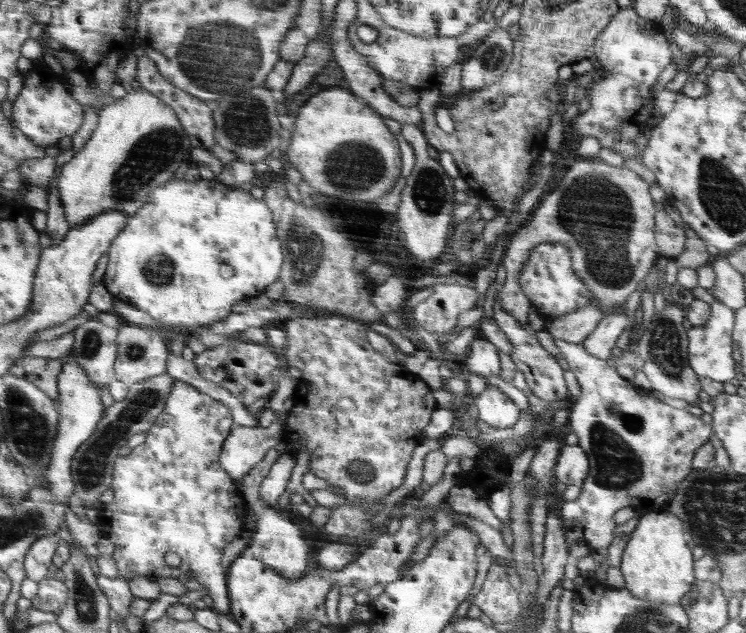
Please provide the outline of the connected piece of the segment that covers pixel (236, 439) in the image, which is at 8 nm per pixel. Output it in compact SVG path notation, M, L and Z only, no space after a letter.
M276 421L269 428L239 425L221 450L221 466L233 480L244 478L254 468L254 464L264 458L268 448L280 443L282 430L283 426Z

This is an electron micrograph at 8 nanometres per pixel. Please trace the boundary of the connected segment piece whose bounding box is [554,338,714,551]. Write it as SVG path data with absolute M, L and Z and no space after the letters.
M554 338L554 343L570 365L581 389L581 396L576 402L570 403L569 425L570 431L579 439L577 445L589 457L589 476L581 484L580 496L576 500L564 502L559 511L566 536L566 548L587 546L593 551L607 549L616 528L612 520L620 508L630 504L637 515L667 510L666 502L672 501L676 486L690 474L694 450L704 446L714 435L714 430L710 424L704 424L700 418L686 412L686 409L672 408L622 379L615 368L608 366L606 359L590 355L582 343L572 344L558 338Z

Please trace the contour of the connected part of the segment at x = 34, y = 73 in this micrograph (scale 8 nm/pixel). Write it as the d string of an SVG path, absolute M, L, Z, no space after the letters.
M35 63L34 68L28 72L26 85L20 93L18 100L13 103L13 120L18 128L29 135L38 146L45 148L56 144L64 136L72 136L84 124L84 105L78 104L66 85L44 86L40 80L41 67Z

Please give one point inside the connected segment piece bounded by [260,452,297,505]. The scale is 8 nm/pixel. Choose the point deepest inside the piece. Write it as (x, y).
(273, 486)

